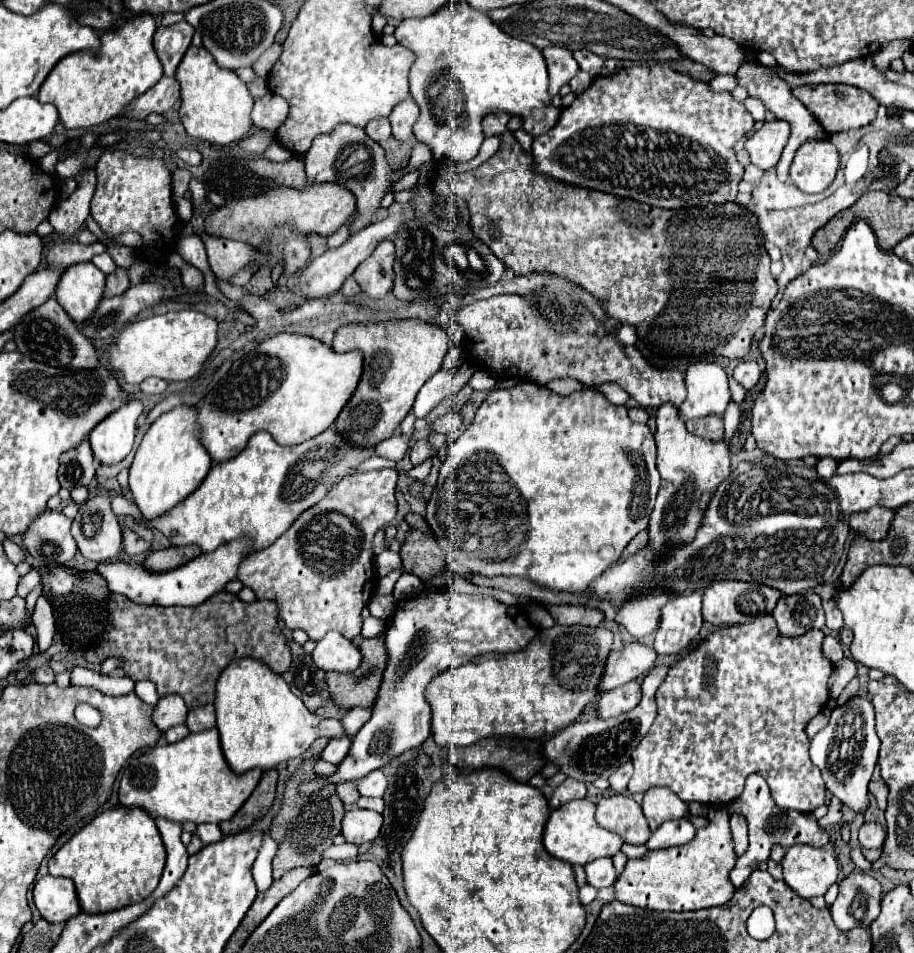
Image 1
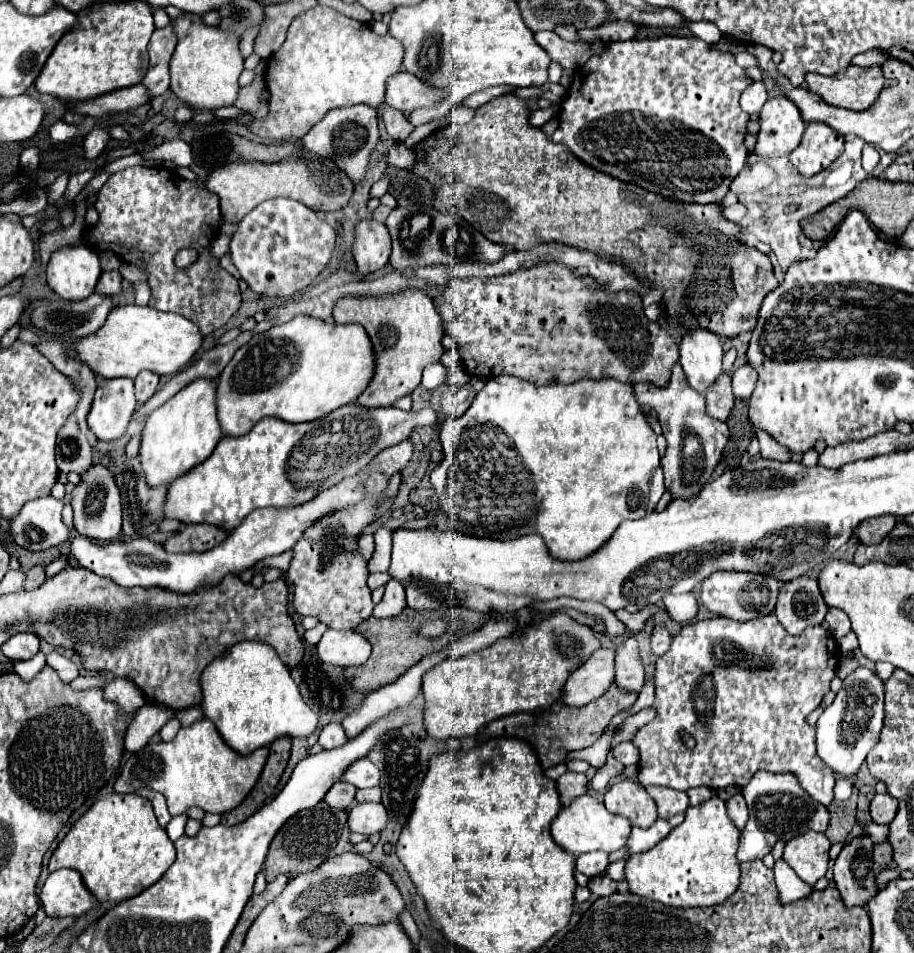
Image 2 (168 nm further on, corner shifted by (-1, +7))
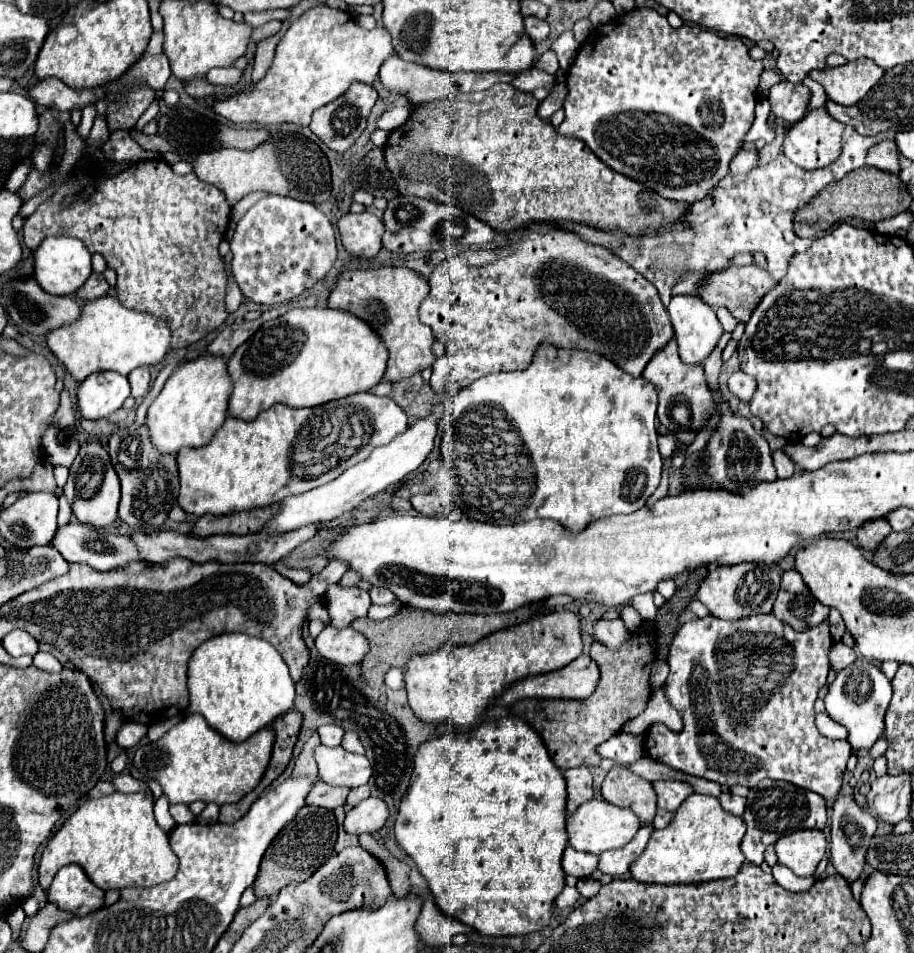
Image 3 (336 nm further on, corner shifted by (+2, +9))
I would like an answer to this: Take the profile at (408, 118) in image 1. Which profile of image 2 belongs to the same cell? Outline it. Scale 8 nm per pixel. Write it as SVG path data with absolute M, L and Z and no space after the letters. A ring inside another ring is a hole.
M399 71L397 75L389 77L385 103L409 115L413 109L433 107L433 103L439 103L443 97L443 91L429 87L425 81L417 79L415 75L409 75L407 71Z

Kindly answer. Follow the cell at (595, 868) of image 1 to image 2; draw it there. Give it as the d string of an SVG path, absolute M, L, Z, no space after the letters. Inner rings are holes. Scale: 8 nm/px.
M591 851L591 853L579 855L577 857L577 863L575 863L575 869L579 873L587 875L587 877L601 875L607 869L607 855L603 851Z

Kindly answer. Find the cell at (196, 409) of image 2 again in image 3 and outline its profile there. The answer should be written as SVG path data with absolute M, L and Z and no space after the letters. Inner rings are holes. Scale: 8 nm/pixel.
M202 355L180 365L148 409L146 427L152 447L162 455L178 455L184 447L198 449L208 445L226 419L230 389L232 385L226 373L226 361L222 361L222 357Z

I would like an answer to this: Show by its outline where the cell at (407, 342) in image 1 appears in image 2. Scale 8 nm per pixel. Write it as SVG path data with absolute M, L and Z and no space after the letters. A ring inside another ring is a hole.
M403 289L395 295L383 297L365 297L365 295L347 295L339 299L333 307L335 323L359 323L365 327L371 337L377 365L375 377L369 387L357 399L357 405L363 407L389 407L395 399L409 395L419 383L425 365L441 361L443 349L443 325L441 317L431 301L431 297L421 289Z

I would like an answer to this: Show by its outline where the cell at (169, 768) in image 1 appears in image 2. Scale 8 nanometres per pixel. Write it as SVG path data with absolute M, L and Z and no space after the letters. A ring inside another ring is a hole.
M201 719L189 727L181 727L173 741L149 743L133 753L123 765L113 789L117 793L131 793L141 787L151 787L167 799L171 815L181 815L191 807L221 815L235 809L247 797L263 771L267 755L267 747L251 755L237 755L237 751L225 745L215 725L209 719Z

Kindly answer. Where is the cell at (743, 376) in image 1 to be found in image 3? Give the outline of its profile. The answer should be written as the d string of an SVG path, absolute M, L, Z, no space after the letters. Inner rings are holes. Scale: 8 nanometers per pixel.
M736 371L730 375L728 379L728 389L740 399L740 401L750 401L750 397L754 395L756 391L756 381L754 377L742 373L742 371Z

